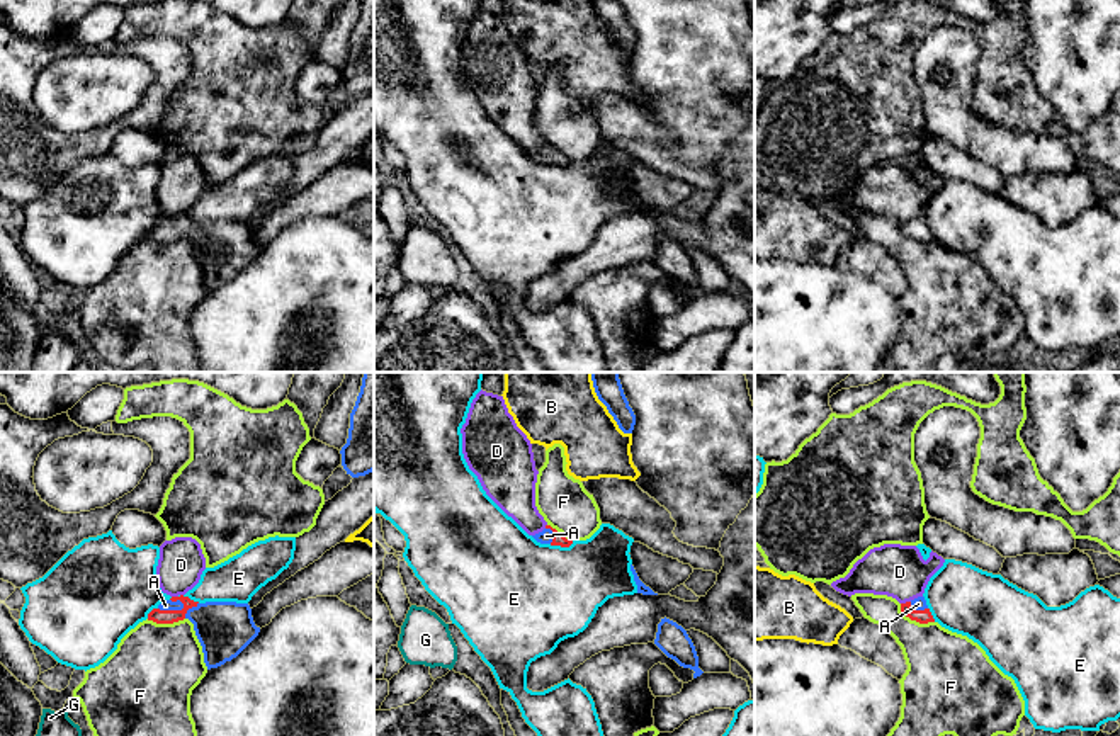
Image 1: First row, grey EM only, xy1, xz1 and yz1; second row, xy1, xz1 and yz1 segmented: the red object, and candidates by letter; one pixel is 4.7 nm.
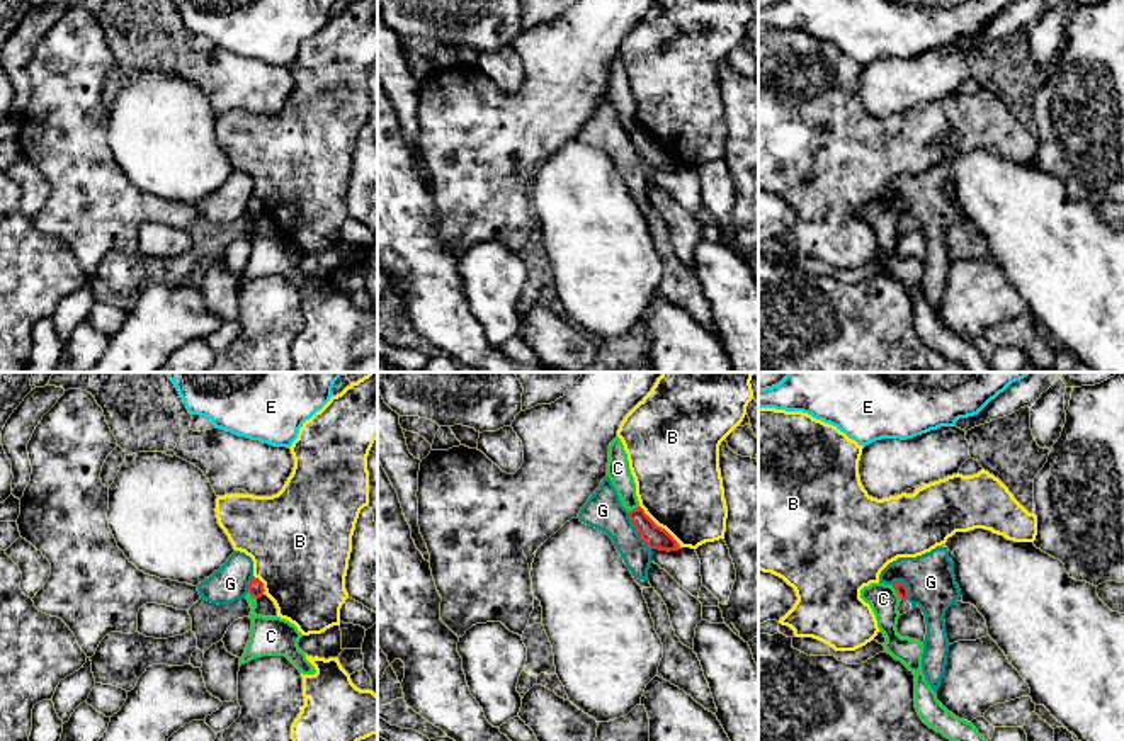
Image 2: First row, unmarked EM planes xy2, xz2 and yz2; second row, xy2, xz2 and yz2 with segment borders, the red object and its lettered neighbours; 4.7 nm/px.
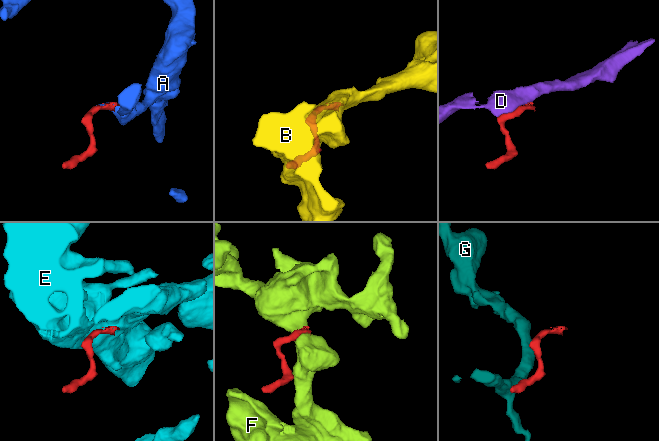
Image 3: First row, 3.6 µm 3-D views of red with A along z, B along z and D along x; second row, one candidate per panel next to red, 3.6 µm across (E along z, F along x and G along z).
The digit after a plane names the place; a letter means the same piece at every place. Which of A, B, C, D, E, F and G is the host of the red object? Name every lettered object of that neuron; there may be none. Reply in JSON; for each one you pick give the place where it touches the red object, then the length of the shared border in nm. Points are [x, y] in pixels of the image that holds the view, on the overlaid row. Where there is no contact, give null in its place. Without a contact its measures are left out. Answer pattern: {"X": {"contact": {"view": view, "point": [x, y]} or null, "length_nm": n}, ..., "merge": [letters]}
{"A": {"contact": {"view": "xy1", "point": [172, 611]}, "length_nm": 130}, "merge": ["A"]}

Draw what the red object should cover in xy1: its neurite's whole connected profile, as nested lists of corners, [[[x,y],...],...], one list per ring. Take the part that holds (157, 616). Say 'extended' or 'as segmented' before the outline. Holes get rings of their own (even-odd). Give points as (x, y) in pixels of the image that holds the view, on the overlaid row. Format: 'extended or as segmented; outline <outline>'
extended; outline [[[172,597],[148,614],[156,624],[173,624],[189,619],[202,646],[207,670],[236,658],[260,632],[248,603],[206,602],[189,597]]]

